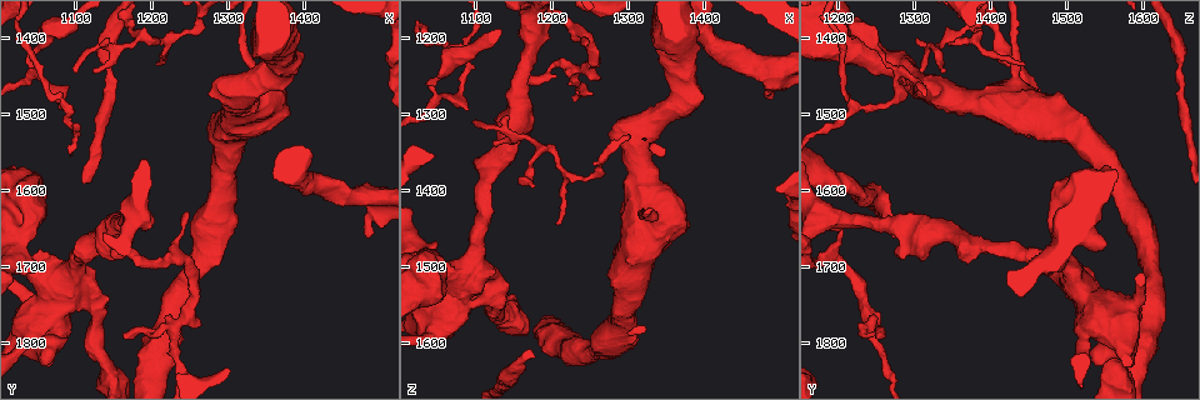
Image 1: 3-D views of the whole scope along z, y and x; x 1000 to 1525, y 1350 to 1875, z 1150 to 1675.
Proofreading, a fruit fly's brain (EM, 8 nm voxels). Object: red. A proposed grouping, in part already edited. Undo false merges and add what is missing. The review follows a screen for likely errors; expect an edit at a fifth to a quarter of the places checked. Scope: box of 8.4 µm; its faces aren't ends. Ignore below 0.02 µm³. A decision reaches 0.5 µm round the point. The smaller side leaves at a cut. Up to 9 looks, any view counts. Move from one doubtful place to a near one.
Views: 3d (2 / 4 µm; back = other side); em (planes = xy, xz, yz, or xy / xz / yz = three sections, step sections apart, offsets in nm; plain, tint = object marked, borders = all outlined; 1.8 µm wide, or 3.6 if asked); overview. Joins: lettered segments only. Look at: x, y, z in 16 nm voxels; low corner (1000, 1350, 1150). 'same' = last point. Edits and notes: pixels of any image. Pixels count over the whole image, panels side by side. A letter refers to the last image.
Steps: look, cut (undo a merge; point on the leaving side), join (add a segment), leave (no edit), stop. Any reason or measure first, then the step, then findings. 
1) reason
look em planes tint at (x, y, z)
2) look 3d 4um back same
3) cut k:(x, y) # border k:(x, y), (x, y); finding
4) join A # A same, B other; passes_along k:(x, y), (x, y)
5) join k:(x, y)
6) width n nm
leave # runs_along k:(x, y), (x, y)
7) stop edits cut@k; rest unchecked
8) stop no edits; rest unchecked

abrupt turn
look 3d 4um back at (1250, 1390, 1385)

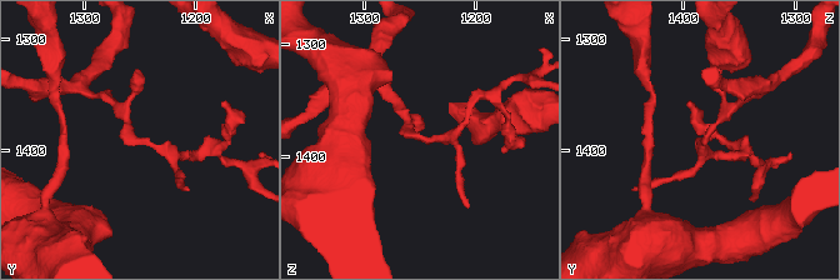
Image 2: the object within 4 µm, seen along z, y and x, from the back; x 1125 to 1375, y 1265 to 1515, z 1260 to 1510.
now the EM
look em planes borders at (1246, 1388, 1388)

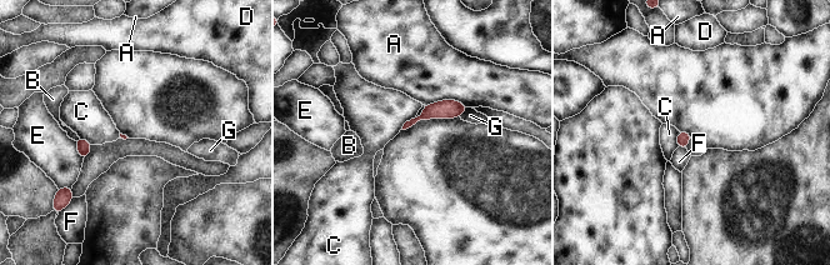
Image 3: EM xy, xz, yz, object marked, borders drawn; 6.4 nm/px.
width 30 nm; longest_contact A 280 nm
leave # A other, B other, C other, D other, E other, F other, G other; one neuron here

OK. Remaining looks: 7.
side arm on a straight run
look em planes tint at (1085, 1490, 1225)

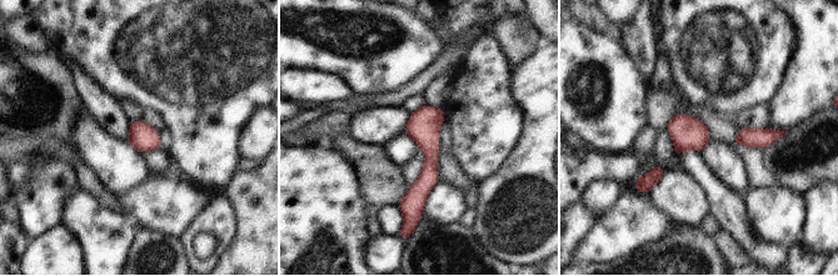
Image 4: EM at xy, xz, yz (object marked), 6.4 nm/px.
see the neighbours
look em planes borders same

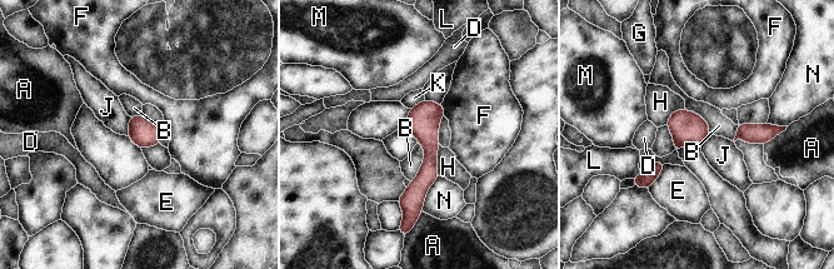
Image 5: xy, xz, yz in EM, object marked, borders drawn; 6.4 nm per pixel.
leave # A other, B other, D other, E other, F other, G other, H other, J other, K other, L other, M other, N other; border 5:(130, 116), (128, 135); all the same neuron

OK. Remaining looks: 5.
tapers out
look em planes borders at (1240, 1625, 1210)

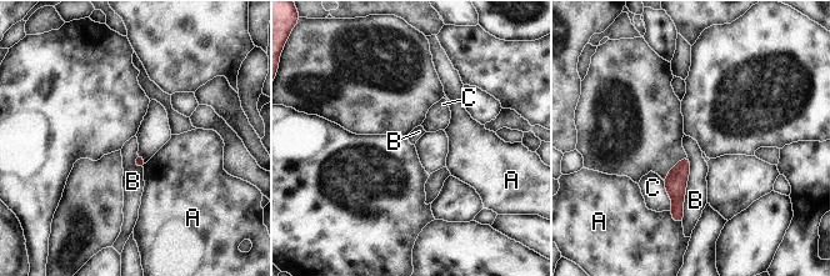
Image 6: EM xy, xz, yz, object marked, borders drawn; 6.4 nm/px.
longest_contact B 440 nm
leave # A other, B other, C other; border 6:(686, 154), (689, 172), (681, 221); none of them fits

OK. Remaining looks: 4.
narrows sharply
look 3d 4um at (1040, 1700, 1500)

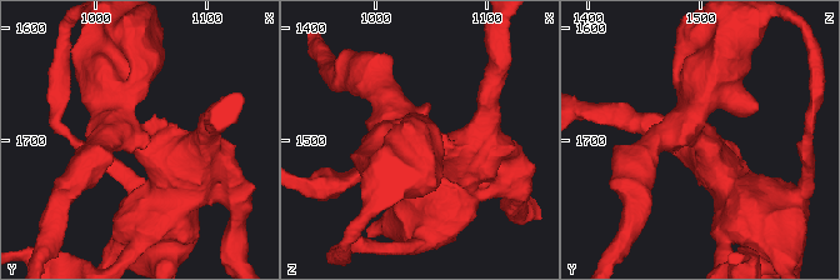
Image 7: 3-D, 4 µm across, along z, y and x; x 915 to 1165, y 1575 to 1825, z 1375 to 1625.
arms 3; arm_widths 400, 460, 600 nm; now the EM
look em xy step 8 borders at (1036, 1698, 1498)

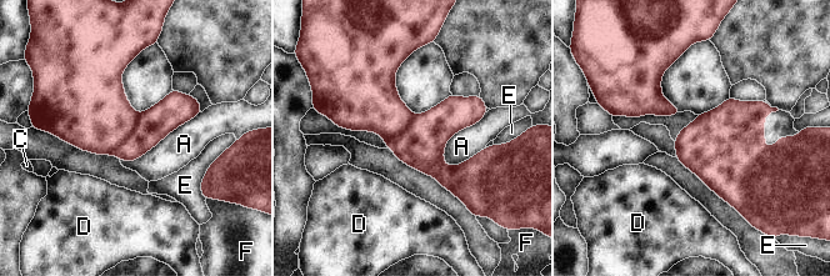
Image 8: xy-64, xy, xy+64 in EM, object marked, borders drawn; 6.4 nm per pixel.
cut 8:(151, 126) # A other, C other, D other, E other, F other; part_leaving 8:(198, 109), (175, 109), (118, 152); two neurons meet here

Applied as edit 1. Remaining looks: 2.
stop edits cut@8; rest unchecked

